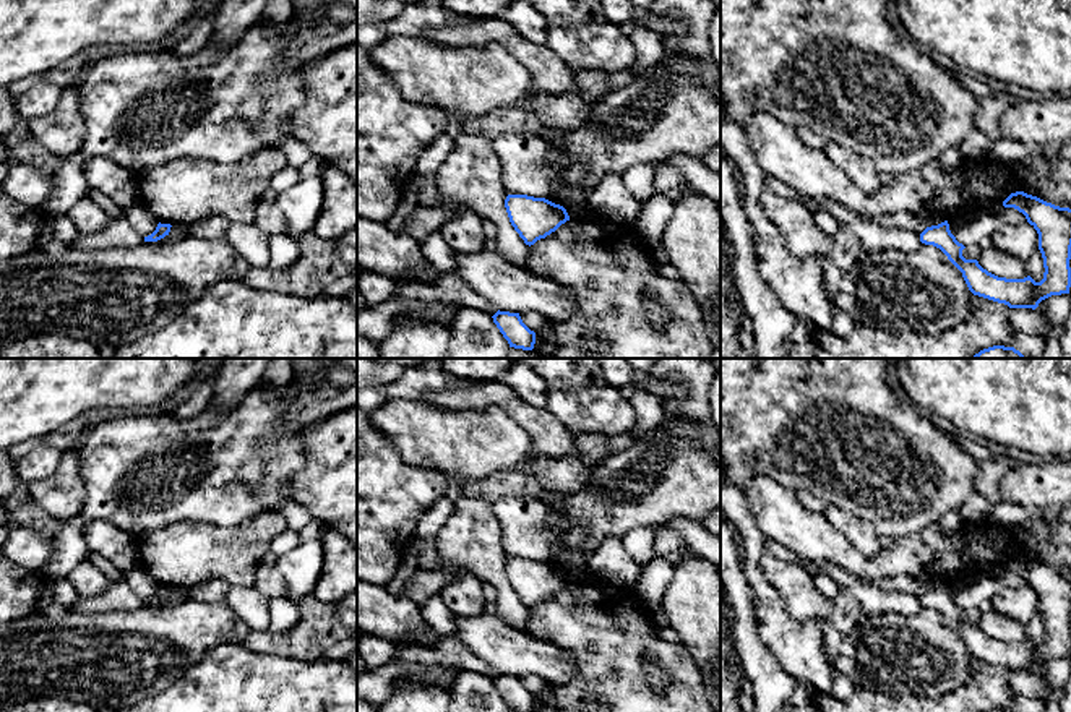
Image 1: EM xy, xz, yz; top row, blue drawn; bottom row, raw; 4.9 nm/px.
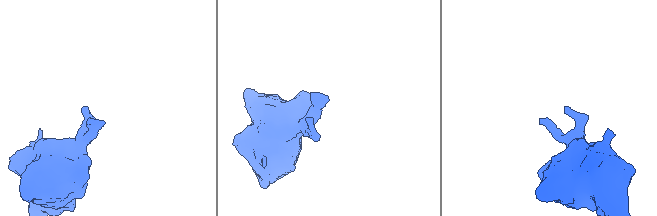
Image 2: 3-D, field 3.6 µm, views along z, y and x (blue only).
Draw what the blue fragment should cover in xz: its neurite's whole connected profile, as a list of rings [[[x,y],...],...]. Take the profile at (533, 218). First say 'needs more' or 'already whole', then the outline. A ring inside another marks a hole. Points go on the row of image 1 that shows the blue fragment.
already whole; [[[508,195],[505,208],[511,225],[529,247],[570,221],[563,206],[545,198]]]

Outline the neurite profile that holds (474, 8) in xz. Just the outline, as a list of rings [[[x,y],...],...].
[[[441,0],[443,10],[474,19],[495,19],[513,3],[513,0]]]

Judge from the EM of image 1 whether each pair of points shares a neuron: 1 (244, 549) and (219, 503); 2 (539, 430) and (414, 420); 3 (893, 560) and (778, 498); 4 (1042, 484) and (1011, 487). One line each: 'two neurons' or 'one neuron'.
1: two neurons
2: two neurons
3: one neuron
4: one neuron

